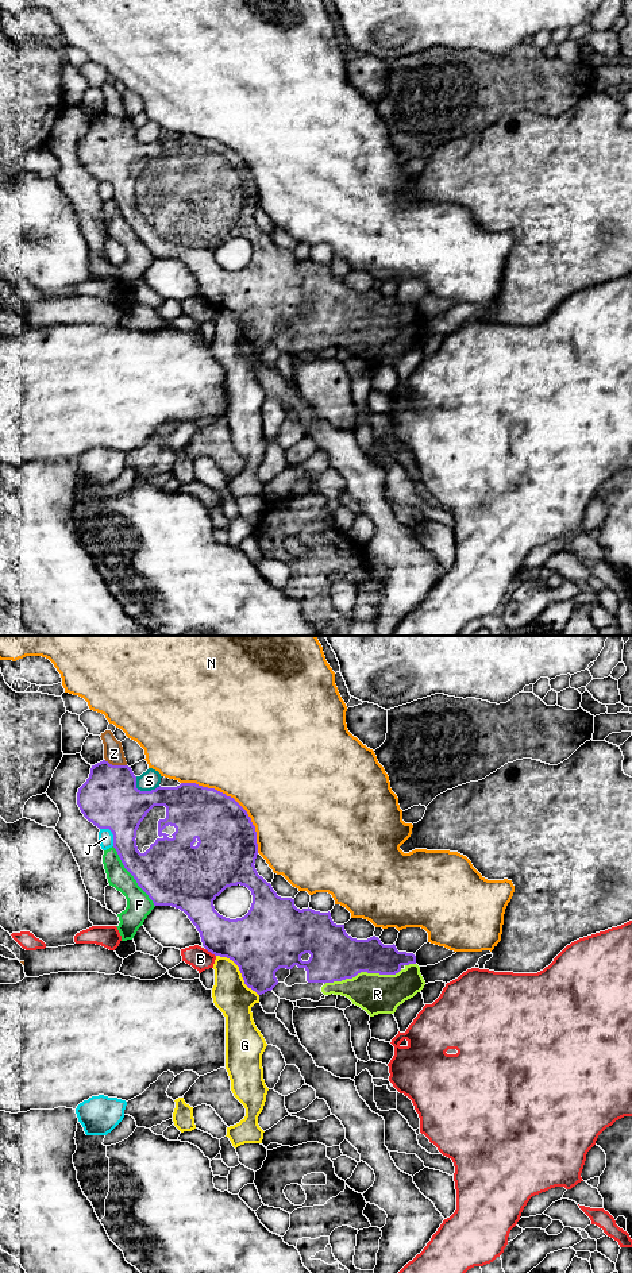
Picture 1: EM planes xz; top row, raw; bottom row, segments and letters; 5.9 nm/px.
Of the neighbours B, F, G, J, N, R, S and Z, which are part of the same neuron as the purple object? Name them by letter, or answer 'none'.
R

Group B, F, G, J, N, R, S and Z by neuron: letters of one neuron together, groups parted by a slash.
B / F / G / J / N / R / S / Z

